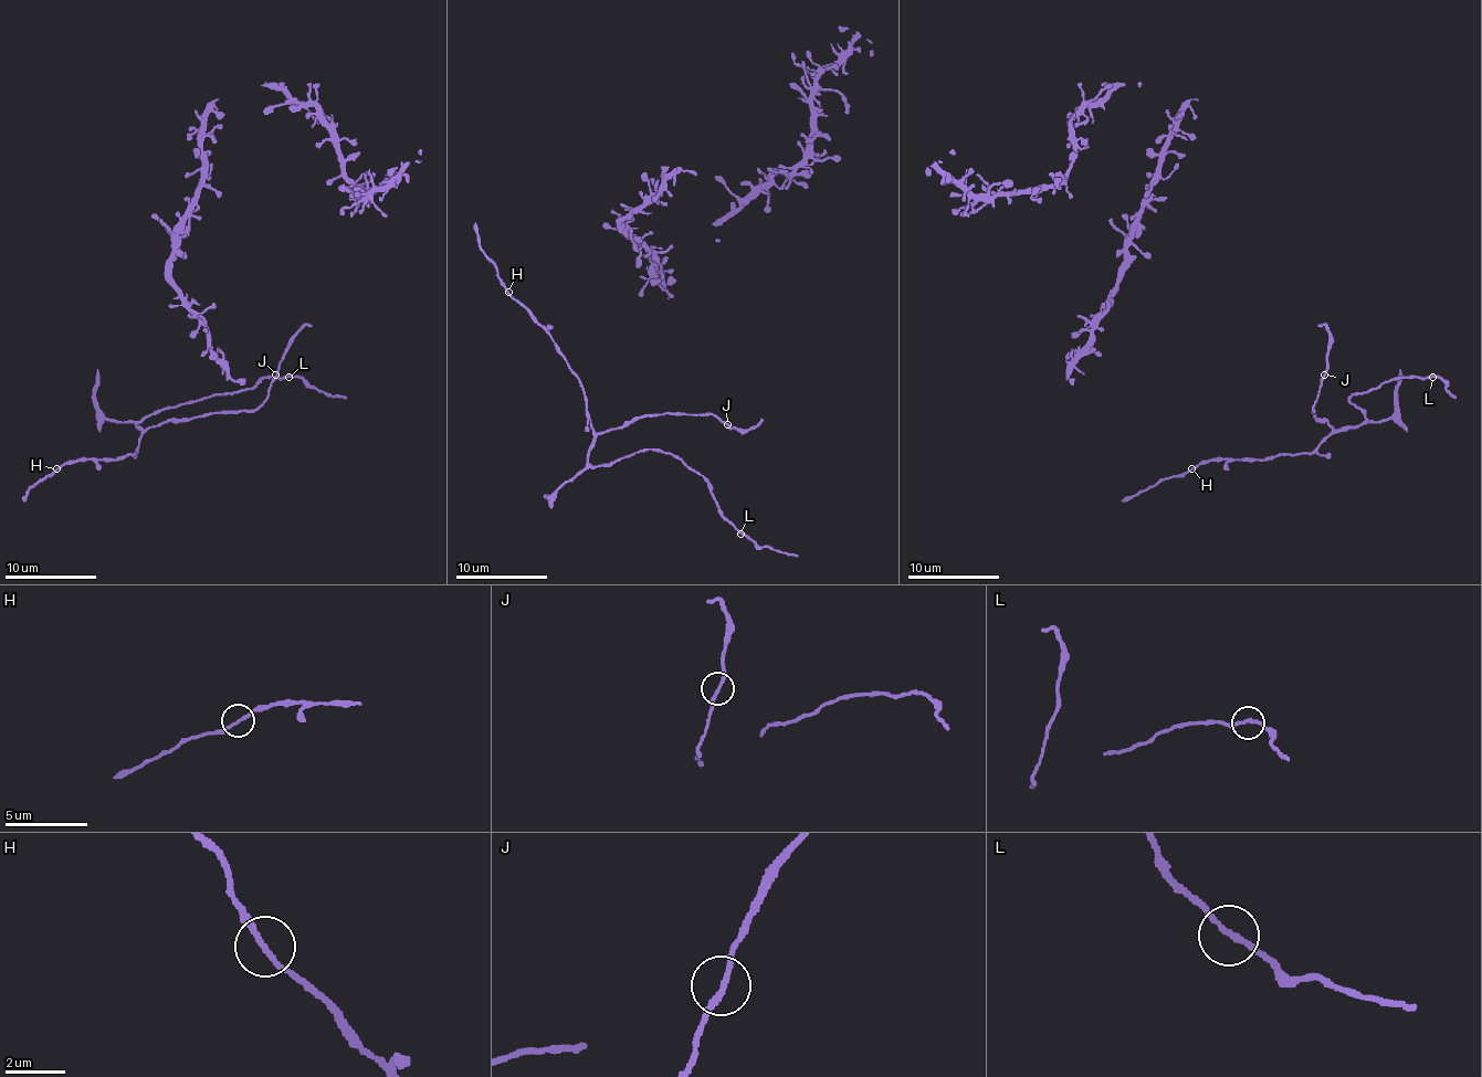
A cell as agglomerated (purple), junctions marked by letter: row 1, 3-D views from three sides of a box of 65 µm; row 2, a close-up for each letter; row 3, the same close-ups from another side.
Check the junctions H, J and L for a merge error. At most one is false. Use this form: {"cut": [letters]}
{"cut": []}

